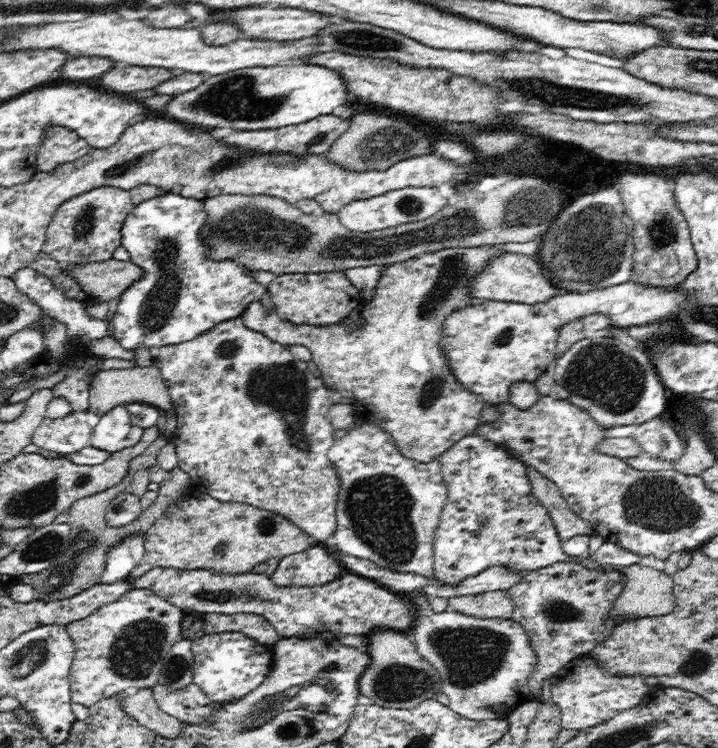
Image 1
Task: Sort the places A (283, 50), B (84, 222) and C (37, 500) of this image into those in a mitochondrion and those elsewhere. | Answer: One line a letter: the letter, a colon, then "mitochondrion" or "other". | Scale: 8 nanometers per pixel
A: other
B: mitochondrion
C: mitochondrion

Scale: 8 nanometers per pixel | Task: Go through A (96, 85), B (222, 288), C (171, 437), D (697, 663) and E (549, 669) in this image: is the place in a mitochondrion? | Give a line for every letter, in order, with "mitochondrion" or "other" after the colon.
A: other
B: other
C: other
D: mitochondrion
E: other

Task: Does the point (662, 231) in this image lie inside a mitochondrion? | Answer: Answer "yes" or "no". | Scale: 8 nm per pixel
yes

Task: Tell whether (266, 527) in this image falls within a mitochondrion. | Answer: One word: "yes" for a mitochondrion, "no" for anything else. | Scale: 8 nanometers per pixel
yes

